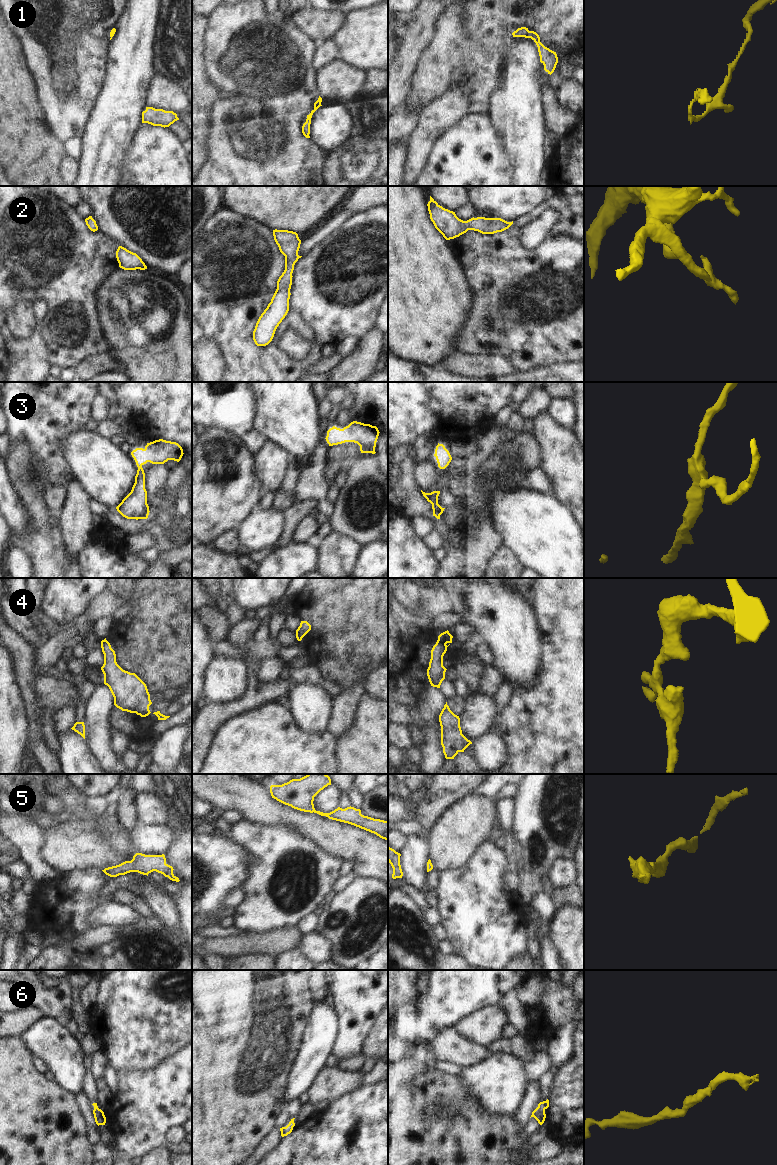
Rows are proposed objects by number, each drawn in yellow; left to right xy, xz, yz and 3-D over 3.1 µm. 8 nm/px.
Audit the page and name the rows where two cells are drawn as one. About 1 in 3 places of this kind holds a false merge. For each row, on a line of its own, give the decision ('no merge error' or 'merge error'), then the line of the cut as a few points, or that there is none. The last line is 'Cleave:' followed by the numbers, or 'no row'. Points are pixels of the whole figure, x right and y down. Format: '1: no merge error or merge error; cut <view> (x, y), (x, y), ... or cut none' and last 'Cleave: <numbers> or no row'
1: no merge error; cut none
2: no merge error; cut none
3: no merge error; cut none
4: no merge error; cut none
5: no merge error; cut none
6: no merge error; cut none
Cleave: no row

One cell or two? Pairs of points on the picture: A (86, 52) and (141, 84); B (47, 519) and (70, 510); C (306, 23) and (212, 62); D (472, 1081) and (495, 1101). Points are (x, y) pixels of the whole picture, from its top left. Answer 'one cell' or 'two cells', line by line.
A: two cells
B: two cells
C: two cells
D: one cell

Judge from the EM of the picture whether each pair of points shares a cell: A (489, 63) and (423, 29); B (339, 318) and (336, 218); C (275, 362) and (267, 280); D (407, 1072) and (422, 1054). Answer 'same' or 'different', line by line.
A: different
B: different
C: same
D: same

